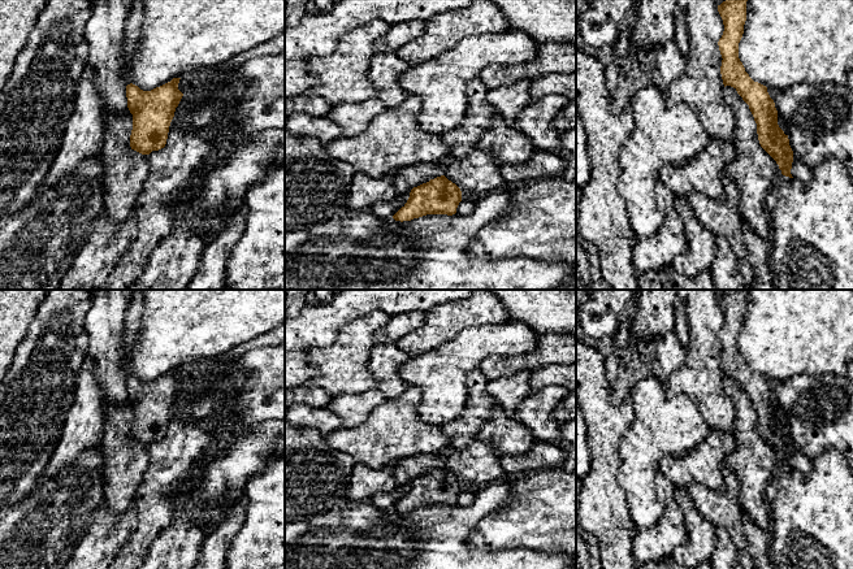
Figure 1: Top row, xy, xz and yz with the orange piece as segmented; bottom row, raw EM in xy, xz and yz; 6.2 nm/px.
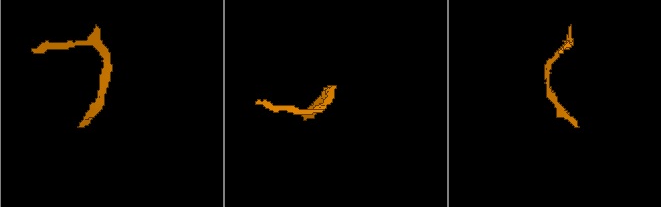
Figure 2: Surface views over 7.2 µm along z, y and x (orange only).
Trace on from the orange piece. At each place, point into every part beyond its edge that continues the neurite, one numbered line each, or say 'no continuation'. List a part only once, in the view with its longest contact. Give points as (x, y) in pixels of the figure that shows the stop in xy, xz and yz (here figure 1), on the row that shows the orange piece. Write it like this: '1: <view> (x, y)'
no continuation

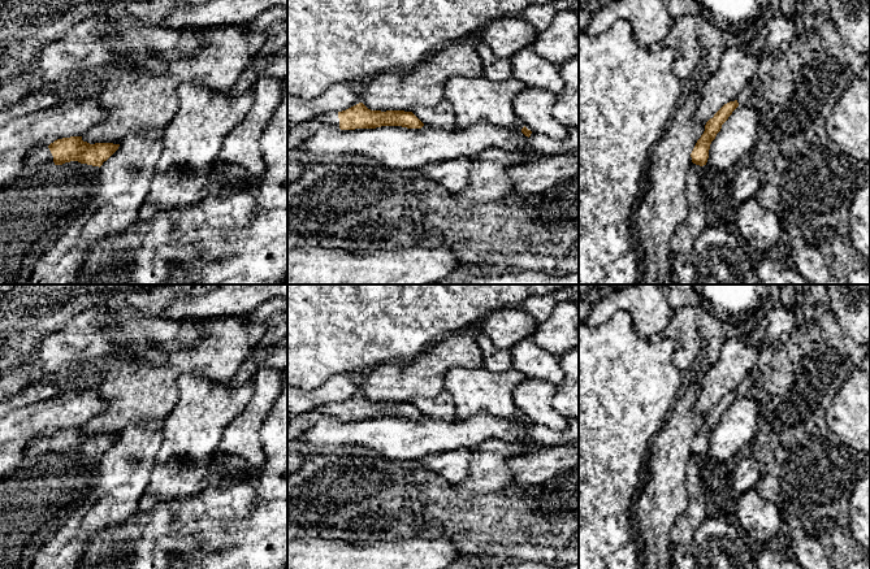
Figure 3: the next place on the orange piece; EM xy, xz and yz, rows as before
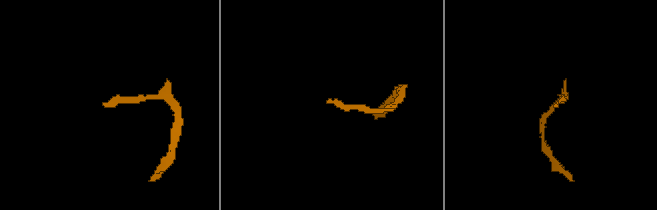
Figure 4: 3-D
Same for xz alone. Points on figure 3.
1: xz (302, 131)

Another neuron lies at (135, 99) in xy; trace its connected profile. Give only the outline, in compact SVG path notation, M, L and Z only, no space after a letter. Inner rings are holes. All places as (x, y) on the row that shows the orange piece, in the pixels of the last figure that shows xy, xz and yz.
M246 25L204 27L203 38L204 44L195 57L170 64L165 73L153 73L146 66L134 66L126 60L111 64L104 77L104 90L99 96L107 116L83 134L82 140L90 144L120 144L131 133L166 126L177 112L178 87L183 83L196 83L215 94L231 92L242 71L259 55L264 44L264 36L248 32Z

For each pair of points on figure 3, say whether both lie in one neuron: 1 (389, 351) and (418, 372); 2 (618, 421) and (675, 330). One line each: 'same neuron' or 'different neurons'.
1: different neurons
2: different neurons

